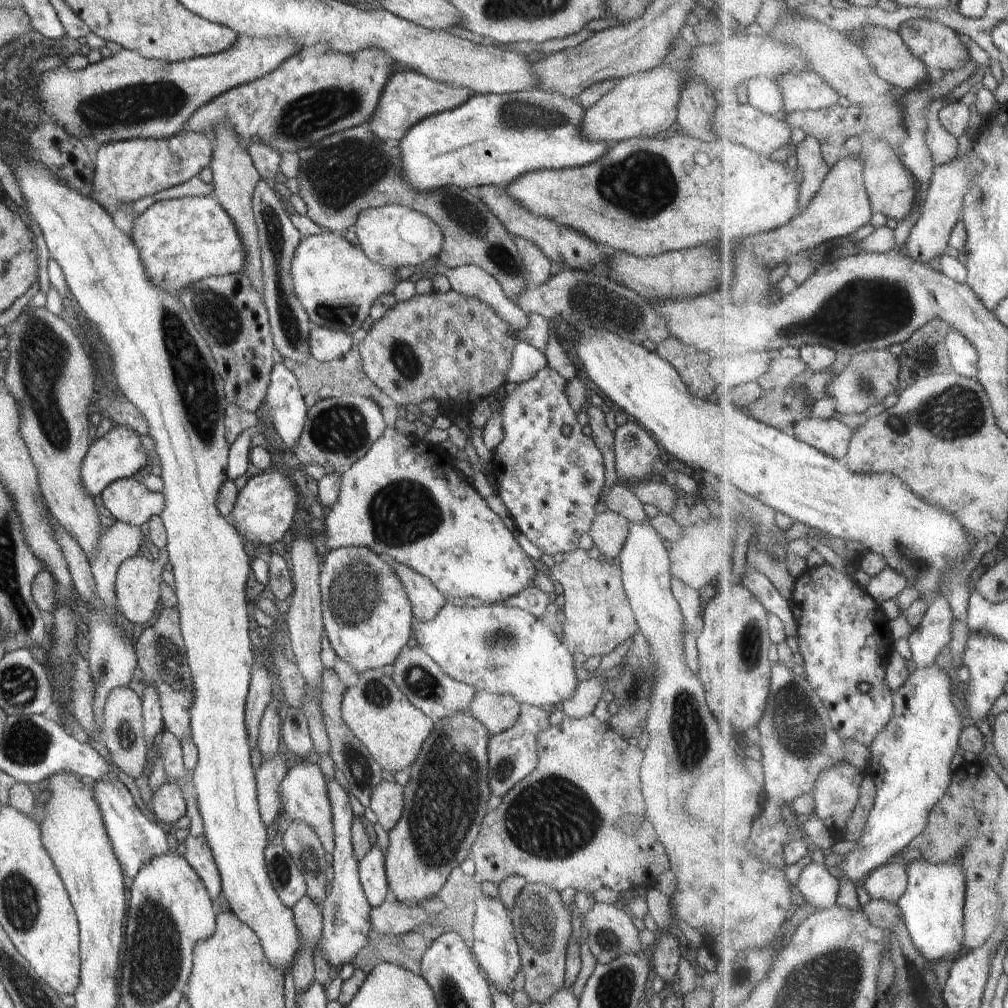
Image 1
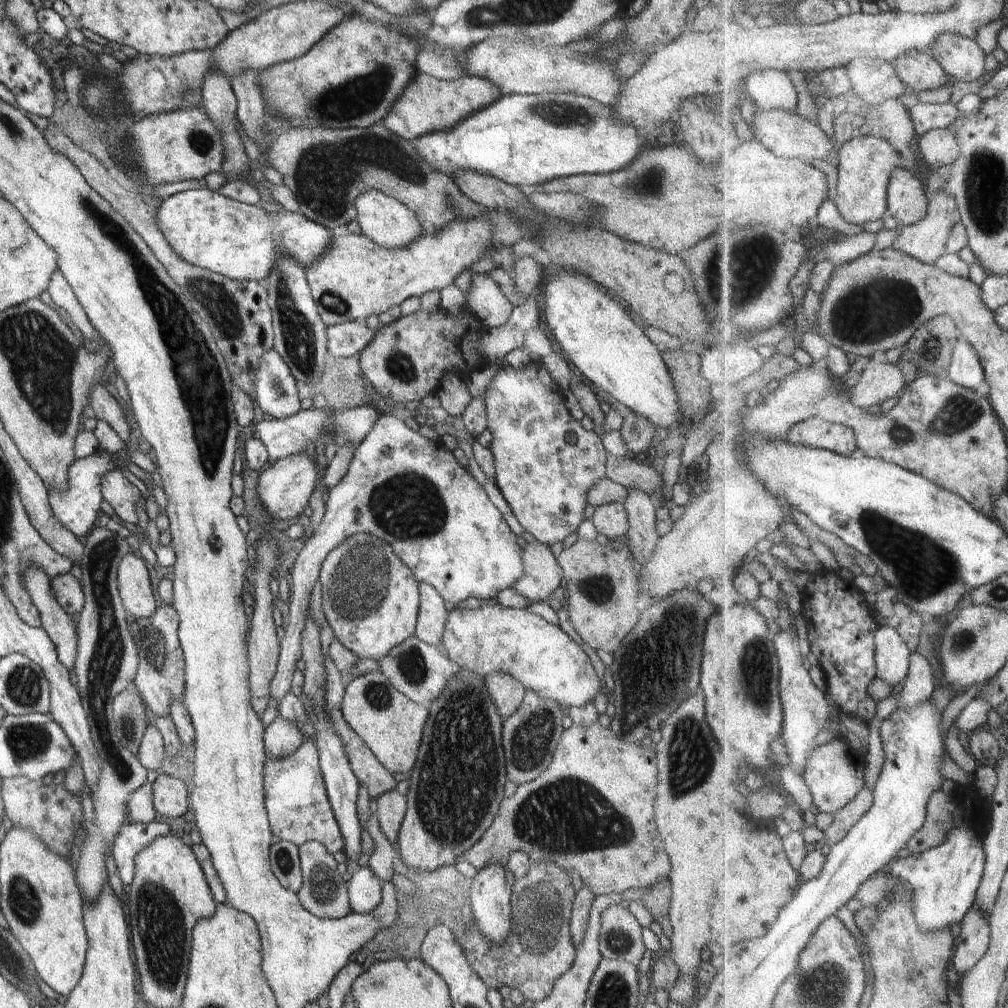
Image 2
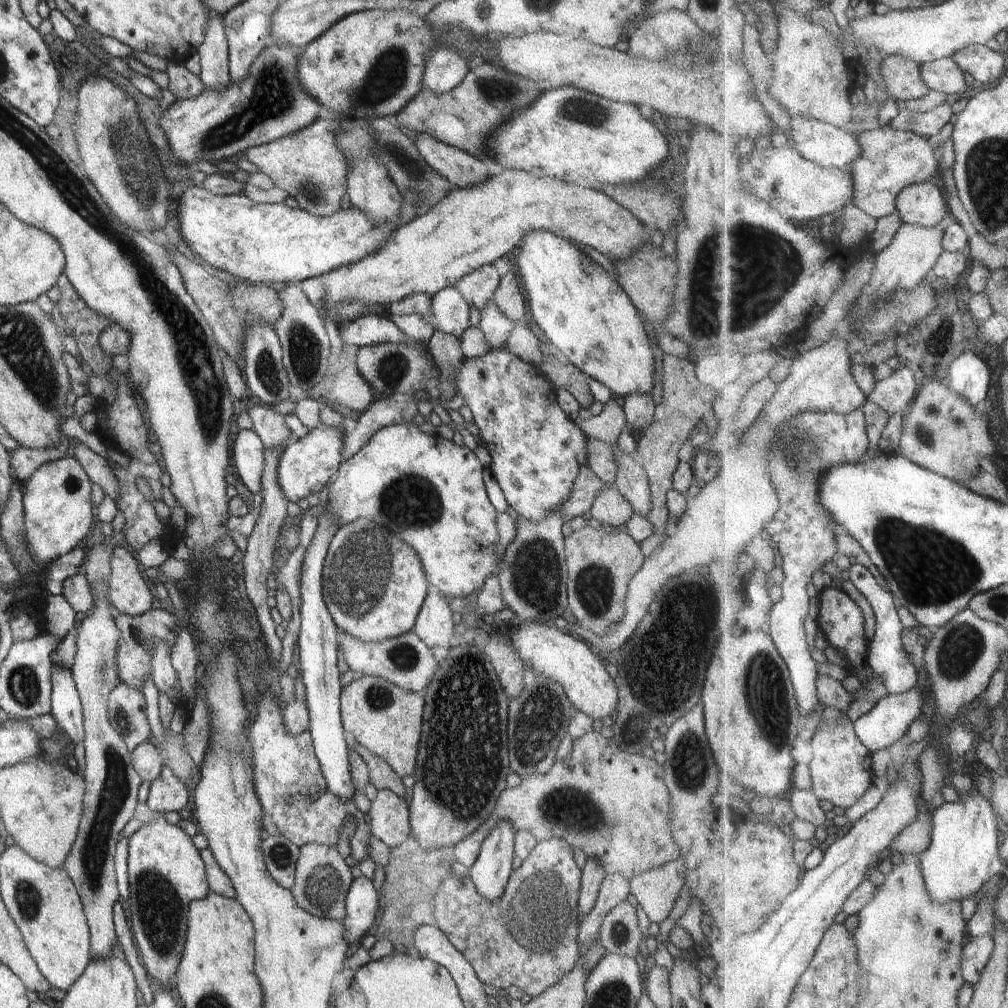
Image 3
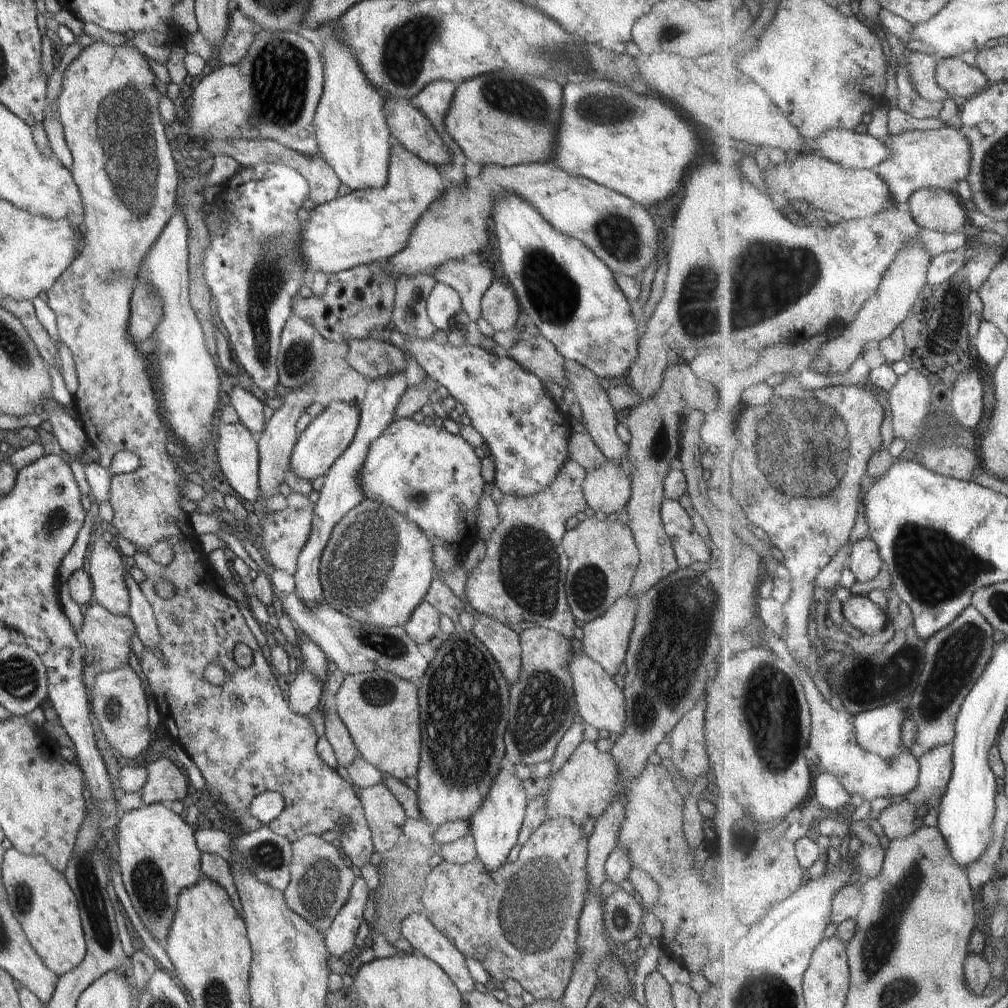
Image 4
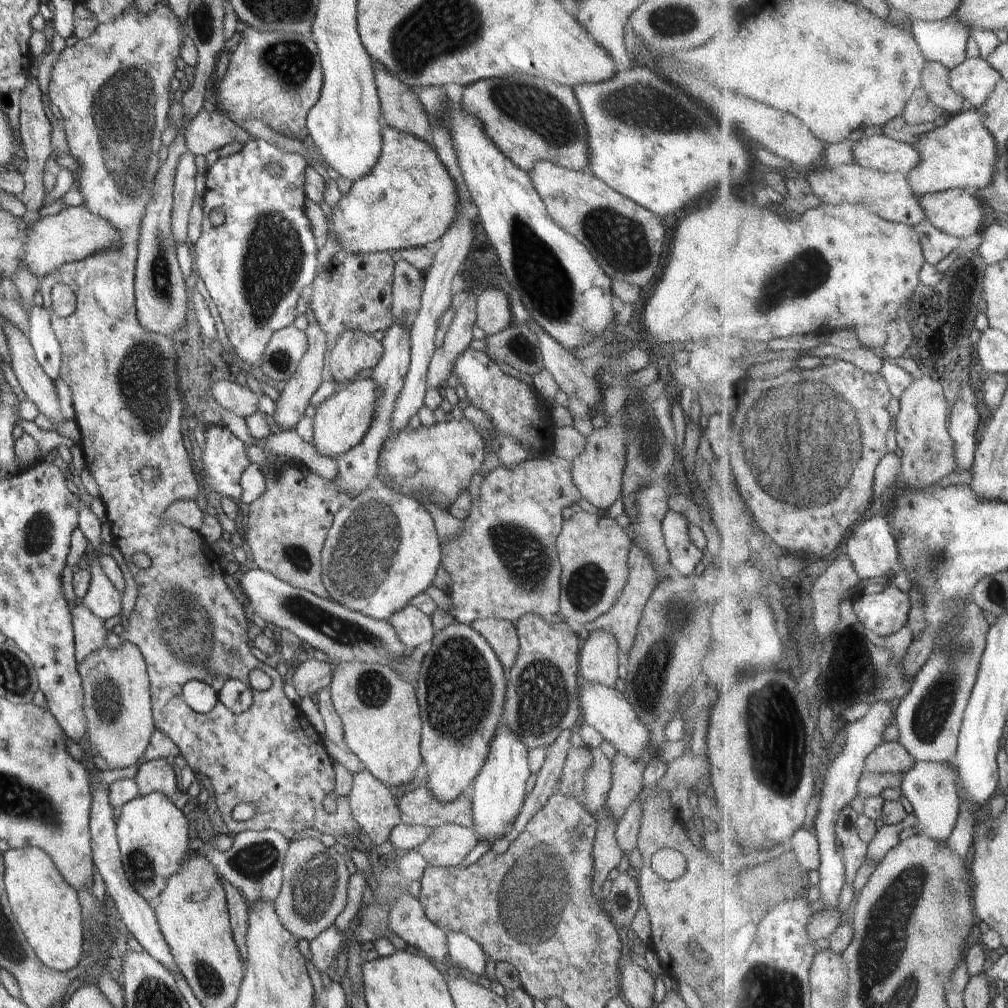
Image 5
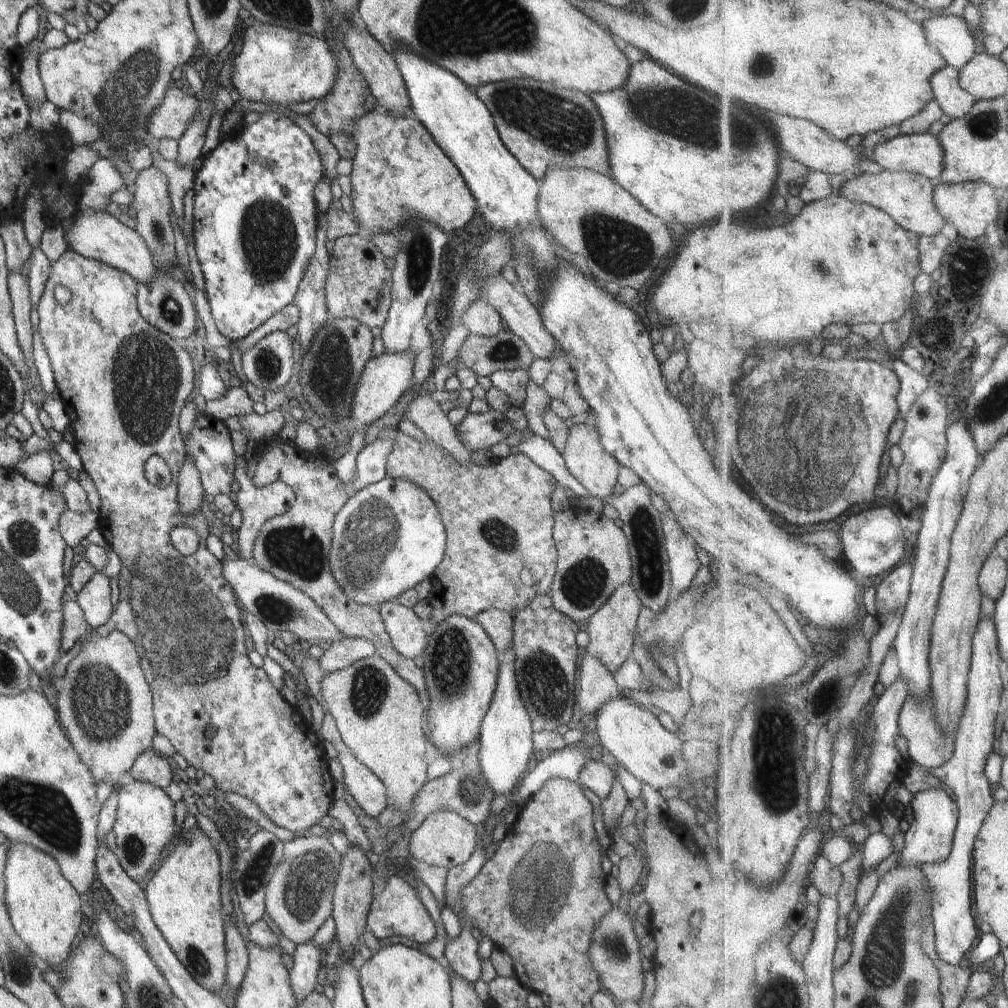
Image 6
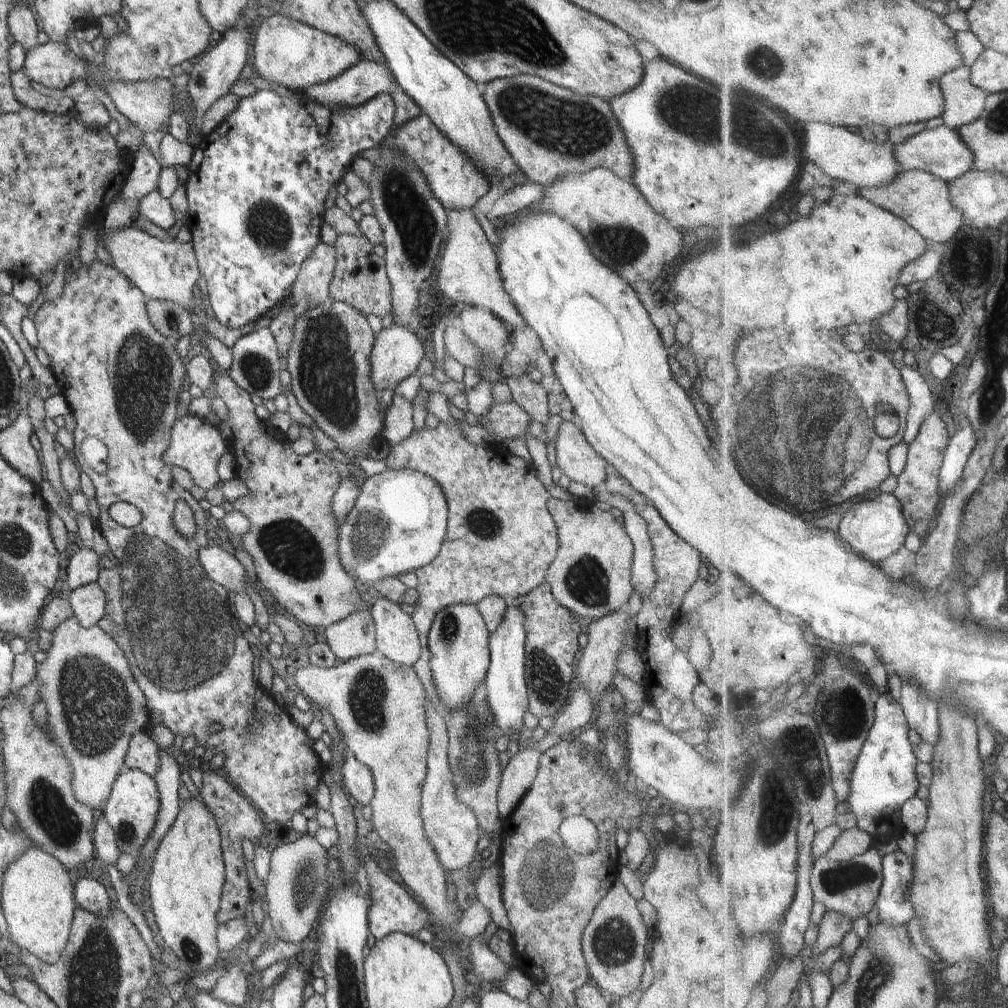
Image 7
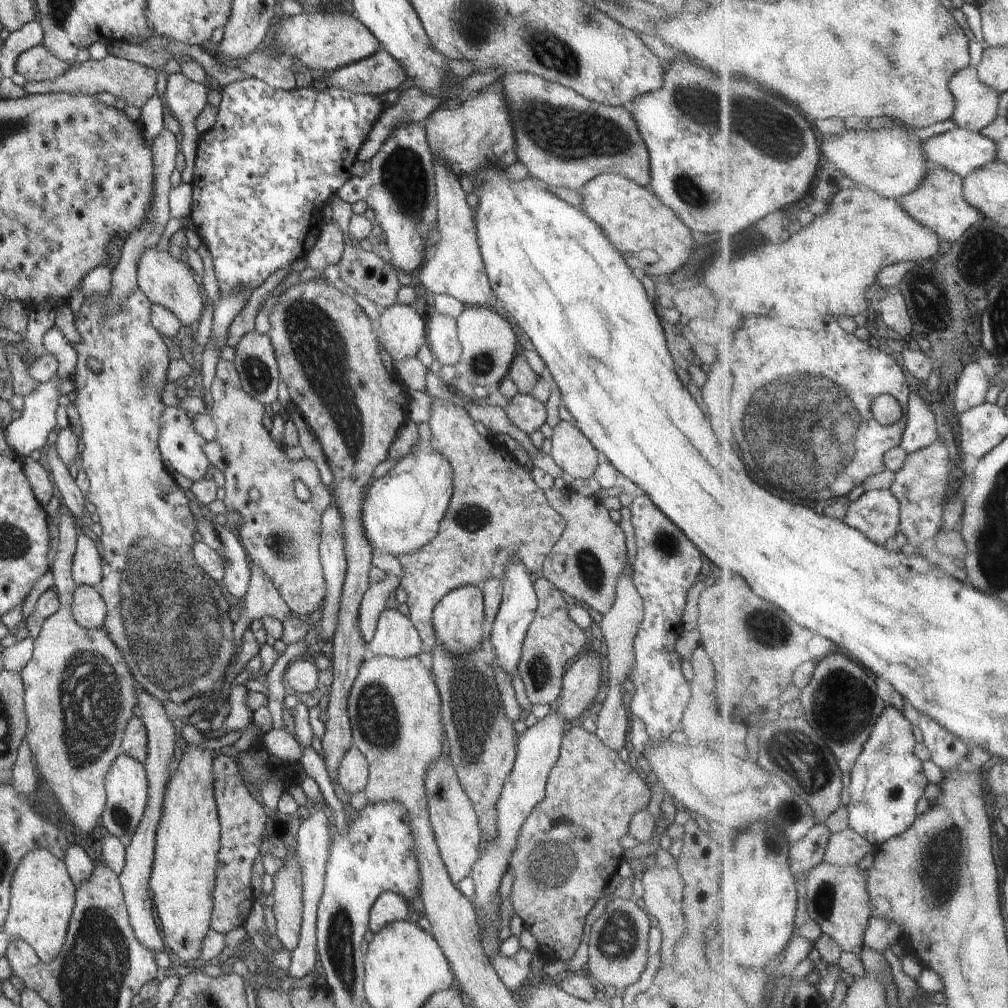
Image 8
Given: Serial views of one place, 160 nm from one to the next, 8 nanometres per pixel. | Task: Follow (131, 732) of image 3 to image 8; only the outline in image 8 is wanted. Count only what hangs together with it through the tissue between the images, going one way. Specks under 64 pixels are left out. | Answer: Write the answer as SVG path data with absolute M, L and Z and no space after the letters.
M63 504L60 508L60 512L62 512L62 514L60 514L60 518L58 518L58 554L56 554L56 560L54 560L54 563L50 565L50 570L52 572L52 576L54 577L53 586L56 586L56 592L58 592L56 594L58 596L60 608L56 610L56 613L53 616L47 617L46 620L42 622L42 628L40 628L40 632L38 632L38 636L36 636L35 639L32 660L30 660L30 662L28 662L28 664L22 668L22 672L20 672L21 680L24 686L24 704L27 716L27 730L25 733L25 738L27 739L30 746L34 764L36 764L36 768L41 775L40 778L42 778L42 780L46 780L46 784L50 786L50 792L56 796L56 800L58 800L58 804L60 804L60 812L63 815L63 819L67 821L72 827L78 829L80 832L88 834L92 832L92 830L97 826L98 821L101 818L105 801L107 800L104 786L104 776L106 776L108 768L114 764L114 758L121 754L121 743L126 729L126 724L128 723L128 720L130 720L130 718L132 718L134 715L134 706L137 705L136 692L134 692L134 690L136 690L136 684L134 684L136 677L133 675L131 667L125 663L122 652L120 652L120 650L116 648L116 646L108 639L107 633L104 629L86 629L82 628L82 626L78 626L78 624L74 622L74 618L70 610L70 604L72 604L74 588L76 588L77 585L73 582L71 568L77 546L77 522L69 514L69 511Z

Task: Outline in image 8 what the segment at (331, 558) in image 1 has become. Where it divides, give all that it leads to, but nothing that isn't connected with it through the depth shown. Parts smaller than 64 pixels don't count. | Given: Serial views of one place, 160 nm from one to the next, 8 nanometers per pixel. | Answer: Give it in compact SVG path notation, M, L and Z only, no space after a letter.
M421 441L420 447L412 449L405 458L382 478L374 480L367 488L362 504L362 526L366 540L373 550L388 552L398 559L402 554L418 552L434 536L446 515L453 494L454 468L446 456L434 452L434 448Z

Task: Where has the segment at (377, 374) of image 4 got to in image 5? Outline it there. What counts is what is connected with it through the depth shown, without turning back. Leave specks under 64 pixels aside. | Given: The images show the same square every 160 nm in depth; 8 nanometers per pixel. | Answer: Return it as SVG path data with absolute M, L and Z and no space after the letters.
M347 329L336 339L328 361L339 388L350 383L360 370L374 368L383 355L382 343L361 330Z

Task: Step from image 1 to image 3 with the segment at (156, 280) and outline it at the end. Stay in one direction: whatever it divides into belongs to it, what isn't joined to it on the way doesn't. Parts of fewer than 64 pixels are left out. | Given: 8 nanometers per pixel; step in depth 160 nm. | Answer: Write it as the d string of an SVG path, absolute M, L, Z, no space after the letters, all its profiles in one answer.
M194 186L180 197L177 205L177 219L183 240L194 250L196 256L203 258L208 264L222 268L228 274L233 274L236 278L253 285L269 284L271 286L280 282L294 285L345 267L347 264L354 264L372 251L376 251L394 229L405 225L417 216L416 205L417 195L408 192L403 197L399 218L386 225L376 225L354 207L345 211L336 211L327 217L317 217L300 208L290 208L284 202L255 203L244 194L220 196L208 192L204 187Z

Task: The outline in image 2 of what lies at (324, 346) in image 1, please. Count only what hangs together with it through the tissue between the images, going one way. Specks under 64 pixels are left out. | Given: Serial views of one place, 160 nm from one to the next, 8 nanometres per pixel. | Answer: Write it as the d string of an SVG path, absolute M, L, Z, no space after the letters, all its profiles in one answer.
M365 321L329 326L326 329L328 352L337 359L358 355L366 348L375 332Z

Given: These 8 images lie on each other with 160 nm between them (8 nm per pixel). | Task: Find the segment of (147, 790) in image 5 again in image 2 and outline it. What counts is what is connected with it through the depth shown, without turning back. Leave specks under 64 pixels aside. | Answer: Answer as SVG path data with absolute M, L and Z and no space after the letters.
M160 773L152 784L153 805L162 816L189 815L189 797L186 785L177 778Z

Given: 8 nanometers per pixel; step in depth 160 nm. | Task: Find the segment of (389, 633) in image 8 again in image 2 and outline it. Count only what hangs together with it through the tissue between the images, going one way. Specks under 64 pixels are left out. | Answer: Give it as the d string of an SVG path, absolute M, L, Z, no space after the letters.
M419 583L419 611L415 635L432 646L440 644L451 607L428 583Z

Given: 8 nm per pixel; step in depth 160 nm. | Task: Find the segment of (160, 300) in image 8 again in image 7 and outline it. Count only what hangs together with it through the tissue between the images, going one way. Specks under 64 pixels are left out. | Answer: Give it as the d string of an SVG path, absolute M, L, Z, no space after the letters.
M132 226L108 231L103 236L103 242L103 247L110 253L111 265L126 276L146 297L169 300L188 310L193 307L194 292L192 290L201 272L192 242L163 241Z

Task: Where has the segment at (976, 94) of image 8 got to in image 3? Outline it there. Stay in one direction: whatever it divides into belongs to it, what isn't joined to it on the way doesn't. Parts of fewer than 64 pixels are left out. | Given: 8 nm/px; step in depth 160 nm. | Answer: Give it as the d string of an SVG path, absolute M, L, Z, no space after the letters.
M902 54L887 55L881 71L888 86L888 94L898 98L897 103L908 102L922 98L930 92L922 74L922 64L902 56Z

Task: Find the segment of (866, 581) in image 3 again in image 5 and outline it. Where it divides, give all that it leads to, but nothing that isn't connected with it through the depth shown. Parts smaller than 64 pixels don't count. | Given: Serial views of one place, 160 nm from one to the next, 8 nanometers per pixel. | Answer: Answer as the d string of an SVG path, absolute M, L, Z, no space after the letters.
M876 516L869 521L859 522L847 540L846 550L862 580L879 578L884 580L888 572L898 570L901 562L899 540L890 516Z

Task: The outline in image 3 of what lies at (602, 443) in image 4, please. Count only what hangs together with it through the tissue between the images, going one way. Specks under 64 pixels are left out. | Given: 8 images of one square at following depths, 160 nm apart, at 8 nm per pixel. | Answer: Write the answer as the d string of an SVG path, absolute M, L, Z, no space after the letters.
M617 442L612 445L617 458L617 479L615 480L615 487L617 491L631 504L636 515L646 517L651 508L651 492L646 471L644 470L644 467L639 466L634 462L634 460L632 460L630 454L619 450L616 444Z

